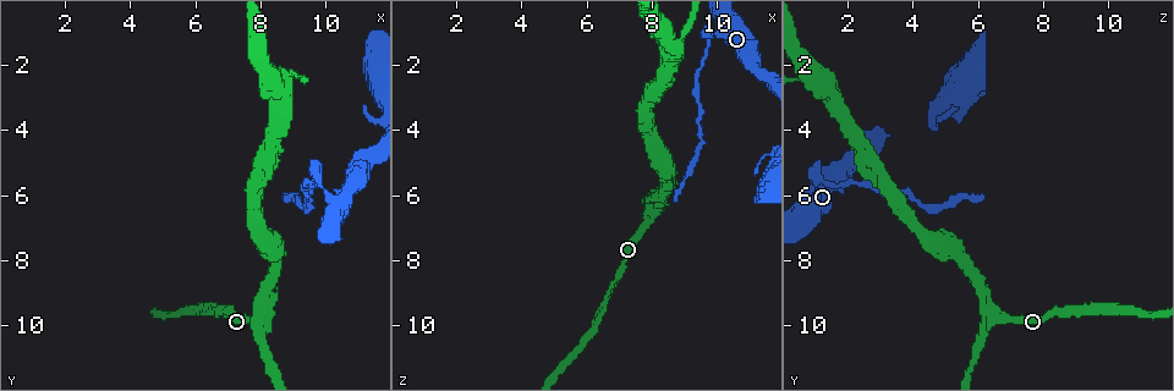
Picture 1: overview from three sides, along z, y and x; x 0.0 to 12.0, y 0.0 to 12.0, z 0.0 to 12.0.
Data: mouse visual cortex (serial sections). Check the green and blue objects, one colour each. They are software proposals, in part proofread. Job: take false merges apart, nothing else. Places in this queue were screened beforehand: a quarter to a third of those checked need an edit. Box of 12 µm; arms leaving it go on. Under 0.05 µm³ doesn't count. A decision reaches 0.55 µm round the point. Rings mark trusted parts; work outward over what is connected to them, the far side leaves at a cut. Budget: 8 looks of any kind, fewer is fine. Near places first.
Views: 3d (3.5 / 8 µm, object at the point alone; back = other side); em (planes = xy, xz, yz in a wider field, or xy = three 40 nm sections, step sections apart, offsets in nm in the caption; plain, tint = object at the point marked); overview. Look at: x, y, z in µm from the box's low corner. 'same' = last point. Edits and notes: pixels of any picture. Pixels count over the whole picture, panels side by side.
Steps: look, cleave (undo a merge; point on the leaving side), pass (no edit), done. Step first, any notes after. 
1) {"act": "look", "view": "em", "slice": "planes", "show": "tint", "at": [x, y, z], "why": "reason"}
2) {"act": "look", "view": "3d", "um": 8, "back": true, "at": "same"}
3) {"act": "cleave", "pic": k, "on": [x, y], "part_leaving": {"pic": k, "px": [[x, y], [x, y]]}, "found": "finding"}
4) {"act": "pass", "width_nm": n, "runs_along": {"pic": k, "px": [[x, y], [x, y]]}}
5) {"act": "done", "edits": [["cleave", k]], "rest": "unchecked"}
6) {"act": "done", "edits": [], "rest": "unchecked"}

{"act": "look", "view": "3d", "um": 3.5, "back": true, "at": [9.7, 5.5, 1.2], "why": "sudden change in width"}

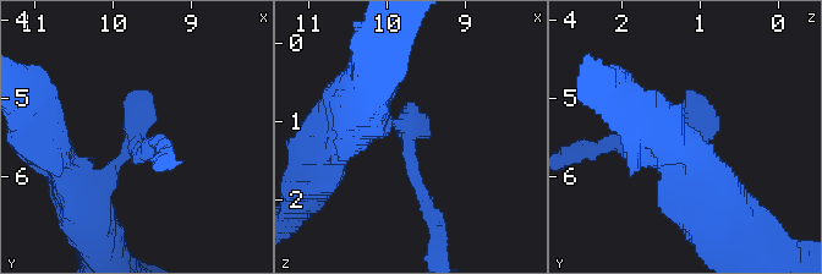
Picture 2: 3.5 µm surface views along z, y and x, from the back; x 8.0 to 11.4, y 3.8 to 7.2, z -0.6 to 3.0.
{"act": "look", "view": "em", "slice": "xy", "step": 1, "show": "tint", "at": [9.70, 5.55, 1.15], "why": "now the EM"}

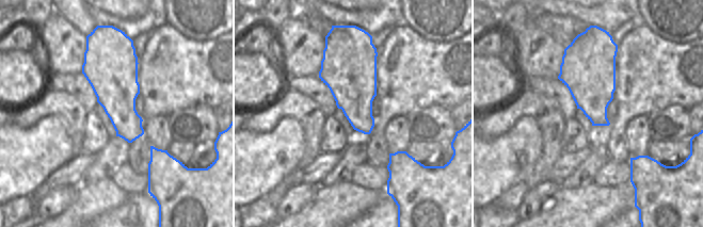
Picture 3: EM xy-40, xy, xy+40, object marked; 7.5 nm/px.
{"act": "cleave", "pic": 2, "on": [696, 113], "width_nm": 360, "part_leaving": {"pic": 2, "px": [[405, 126], [412, 173], [432, 217]]}, "found": "a second cell is stuck on"}

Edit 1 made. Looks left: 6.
{"act": "look", "view": "overview", "why": "redraw"}

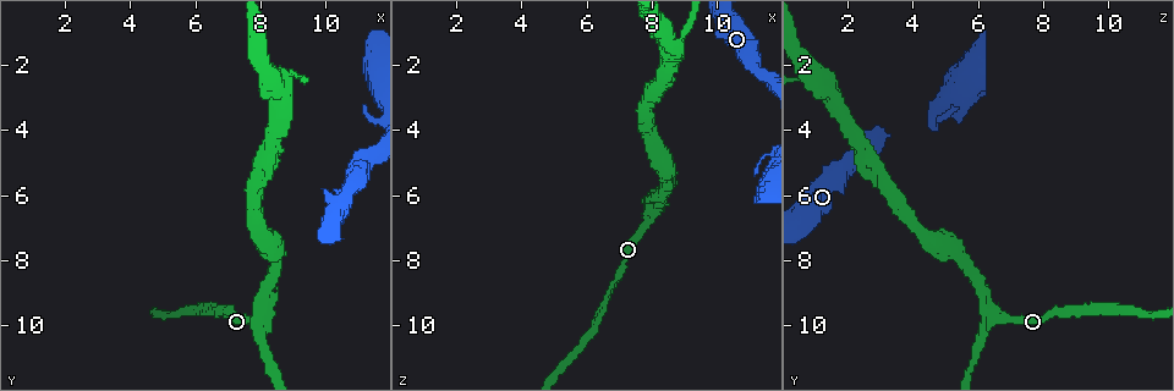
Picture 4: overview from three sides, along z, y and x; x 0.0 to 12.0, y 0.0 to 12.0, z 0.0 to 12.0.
{"act": "look", "view": "3d", "um": 3.5, "at": [8.0, 9.7, 6.4], "why": "a fork"}

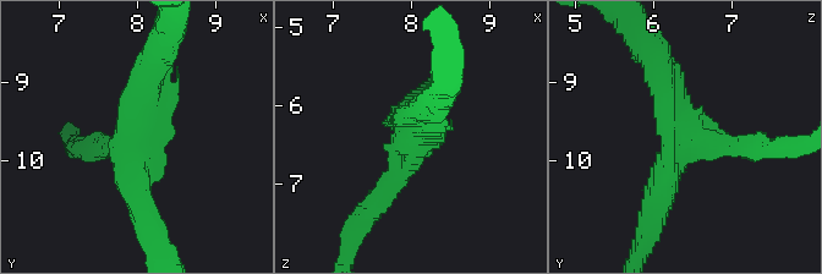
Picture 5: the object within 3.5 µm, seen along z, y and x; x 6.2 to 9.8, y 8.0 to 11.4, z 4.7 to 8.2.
{"act": "look", "view": "em", "slice": "xy", "step": 1, "show": "tint", "at": [8.05, 9.60, 6.45]}

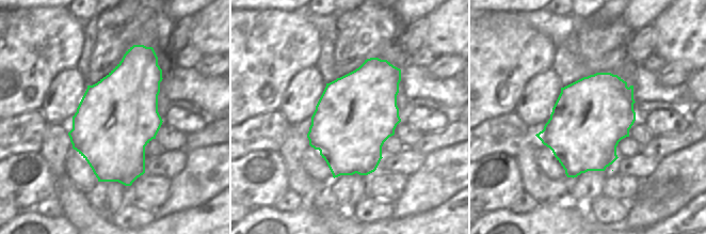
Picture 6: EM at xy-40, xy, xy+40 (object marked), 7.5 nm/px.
{"act": "pass", "arms": 3, "arm_widths_nm": [300, 300, 400], "runs_along": {"pic": 5, "px": [[759, 146], [702, 142], [655, 59]]}, "found": "one cell here"}

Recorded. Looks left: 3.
{"act": "look", "view": "3d", "um": 3.5, "back": true, "at": [8.7, 2.4, 1.3], "why": "three-way junction"}

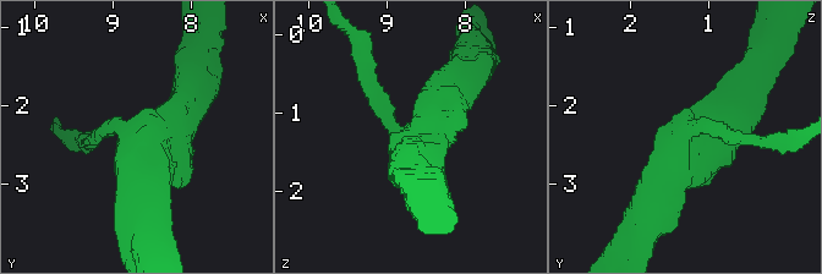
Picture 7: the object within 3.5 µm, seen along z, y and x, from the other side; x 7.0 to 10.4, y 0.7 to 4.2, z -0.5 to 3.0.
{"act": "look", "view": "em", "slice": "xy", "step": 3, "show": "tint", "at": [8.75, 2.40, 1.35], "arms": 3, "arm_widths_nm": [200, 450, 600], "why": "now the EM"}

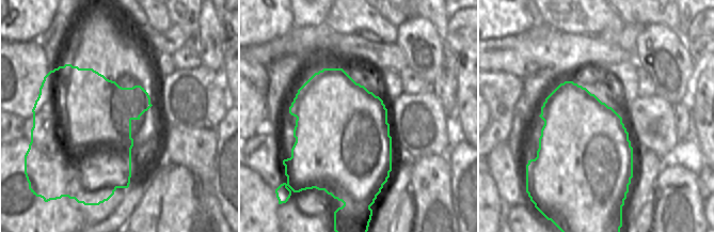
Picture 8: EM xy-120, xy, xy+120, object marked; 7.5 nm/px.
{"act": "look", "view": "em", "slice": "xy", "step": 2, "show": "tint", "at": "same"}

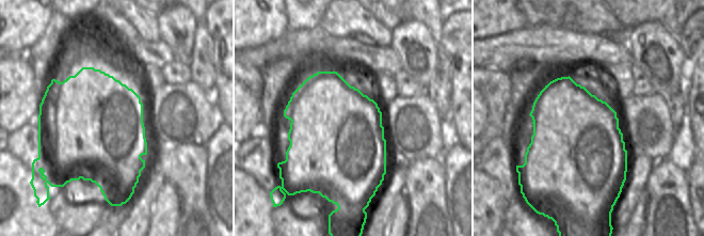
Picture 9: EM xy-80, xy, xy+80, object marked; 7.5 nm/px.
{"act": "cleave", "pic": 7, "on": [378, 93], "part_leaving": {"pic": 7, "px": [[399, 130], [350, 37]]}, "found": "two cells meet here"}

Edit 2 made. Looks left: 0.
{"act": "done", "edits": [["cleave", 2], ["cleave", 7]], "rest": "unchecked"}

